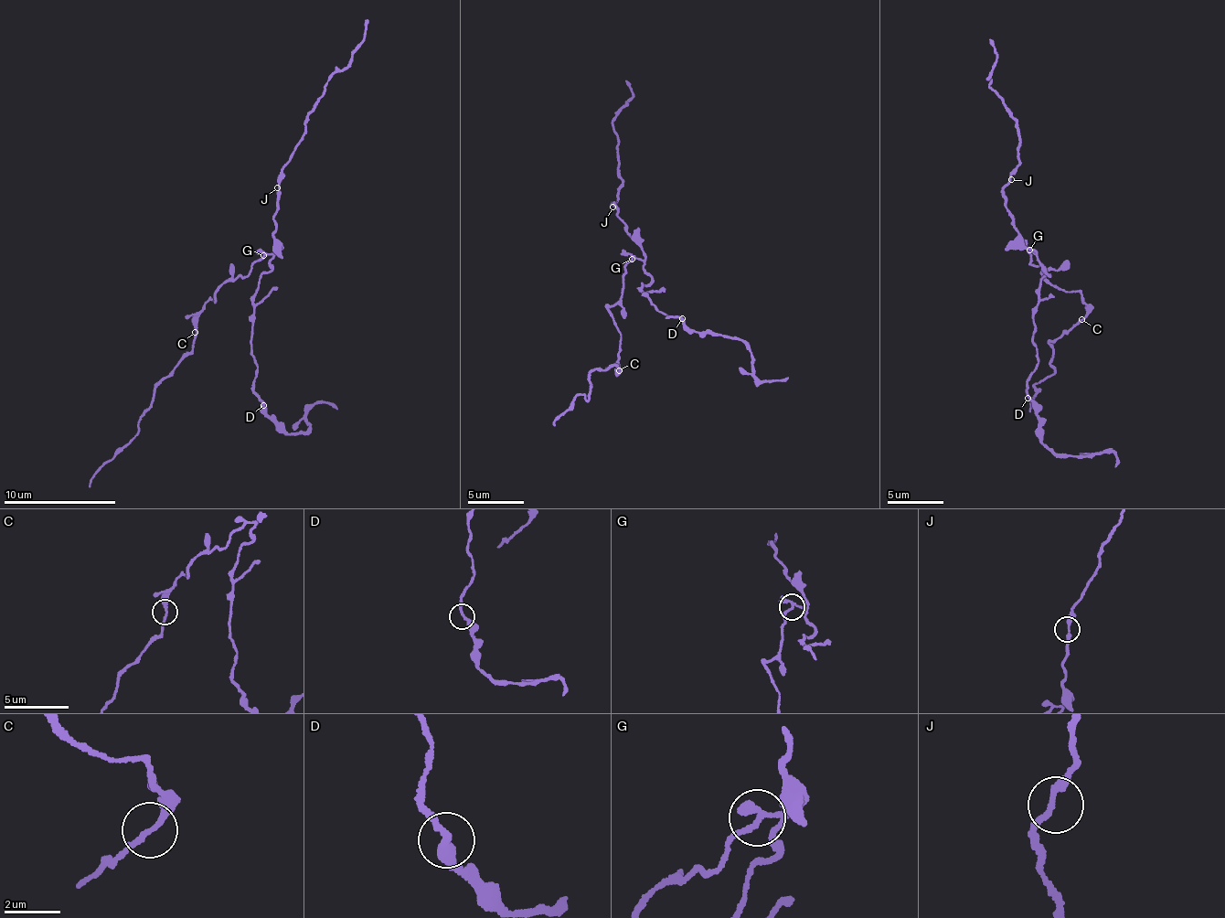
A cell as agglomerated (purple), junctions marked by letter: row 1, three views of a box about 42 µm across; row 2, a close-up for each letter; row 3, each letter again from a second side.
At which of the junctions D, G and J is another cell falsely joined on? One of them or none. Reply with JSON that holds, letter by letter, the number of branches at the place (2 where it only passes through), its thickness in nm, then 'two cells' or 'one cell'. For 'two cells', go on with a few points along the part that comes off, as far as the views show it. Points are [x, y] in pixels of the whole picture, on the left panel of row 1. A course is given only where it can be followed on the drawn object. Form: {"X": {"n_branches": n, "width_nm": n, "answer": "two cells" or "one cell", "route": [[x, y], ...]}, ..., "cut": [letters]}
{"D": {"n_branches": 2, "width_nm": 240, "answer": "one cell"}, "G": {"n_branches": 2, "width_nm": 200, "answer": "two cells", "route": [[262, 254], [250, 272], [229, 281], [196, 316], [190, 350], [166, 375], [135, 433], [89, 486]]}, "J": {"n_branches": 2, "width_nm": 220, "answer": "one cell"}, "cut": ["G"]}

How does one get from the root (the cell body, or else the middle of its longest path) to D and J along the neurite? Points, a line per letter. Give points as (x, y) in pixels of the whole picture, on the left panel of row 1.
D: (260, 260), (268, 253), (272, 257), (272, 269), (260, 277), (251, 314), (257, 365), (253, 390), (263, 405)
J: (260, 260), (277, 250), (272, 239), (273, 231), (276, 229), (273, 212), (276, 210), (277, 187)

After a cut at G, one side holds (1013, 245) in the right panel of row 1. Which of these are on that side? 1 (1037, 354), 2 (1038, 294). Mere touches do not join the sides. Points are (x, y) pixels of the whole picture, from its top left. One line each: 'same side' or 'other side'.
1: same side
2: same side

